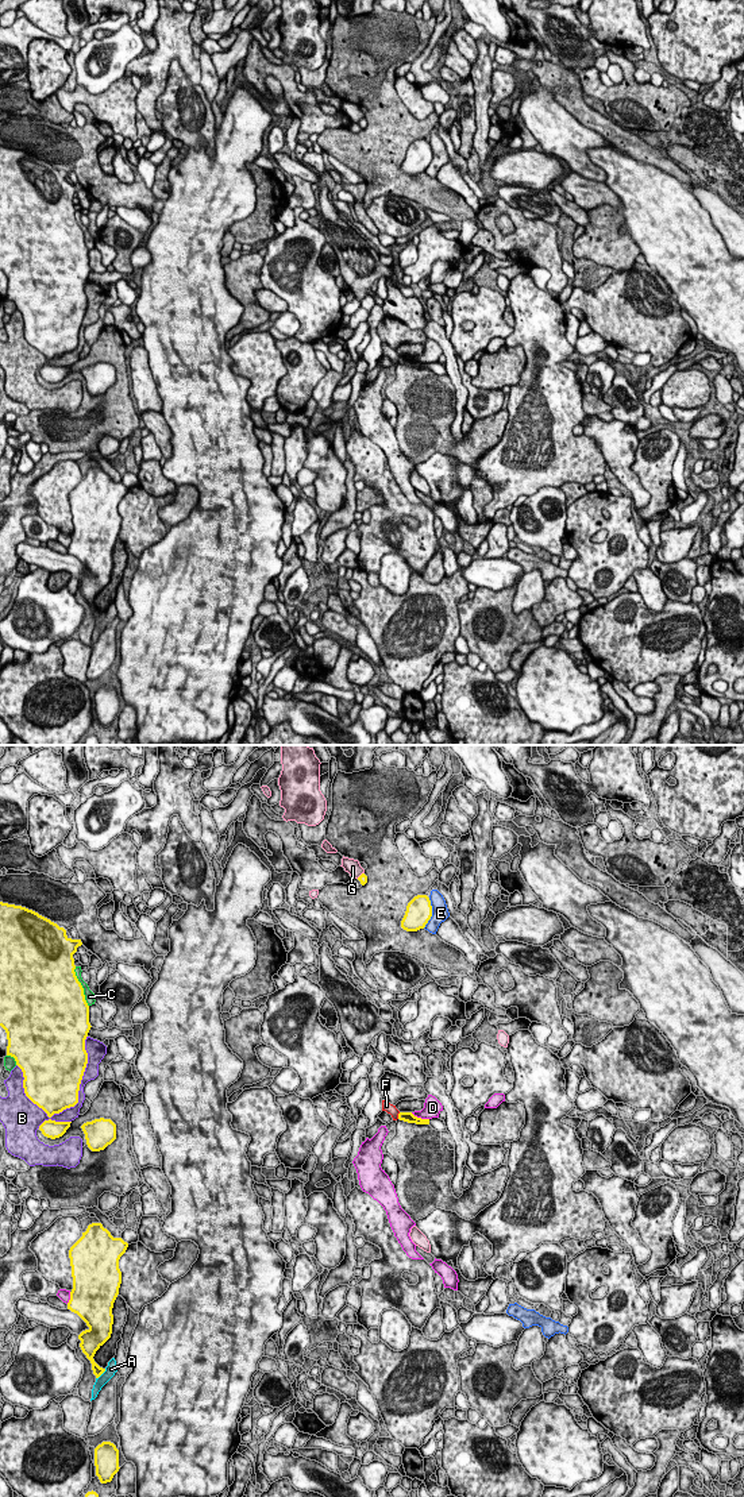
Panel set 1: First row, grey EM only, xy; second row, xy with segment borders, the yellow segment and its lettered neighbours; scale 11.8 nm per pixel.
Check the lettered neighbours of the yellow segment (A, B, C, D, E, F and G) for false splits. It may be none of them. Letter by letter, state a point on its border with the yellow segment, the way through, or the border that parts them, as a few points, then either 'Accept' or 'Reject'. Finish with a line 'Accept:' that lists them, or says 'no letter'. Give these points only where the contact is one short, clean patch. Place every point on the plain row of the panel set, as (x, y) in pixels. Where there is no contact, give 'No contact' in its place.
A: Touches yellow at xy (100, 618). Reject
B: Touches yellow at xy (78, 332). Reject
C: Touches yellow at xy (81, 231). Reject
D: Touches yellow at xy (420, 362). Reject
E: Touches yellow at xy (431, 157). Reject
F: Touches yellow at xy (399, 359). Boundary: xy (400, 357), (397, 362). Reject
G: Touches yellow at xy (361, 119). Boundary: xy (363, 116), (357, 122). Reject
Accept: no letter

